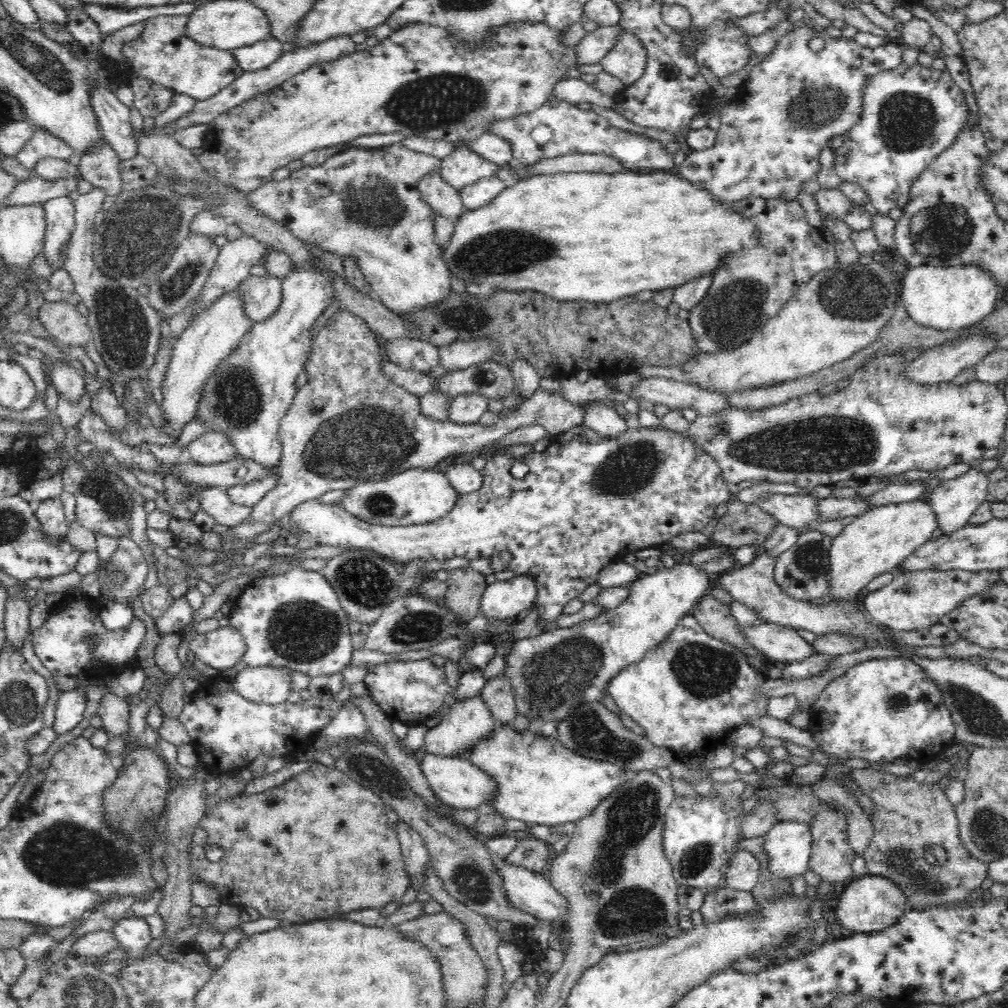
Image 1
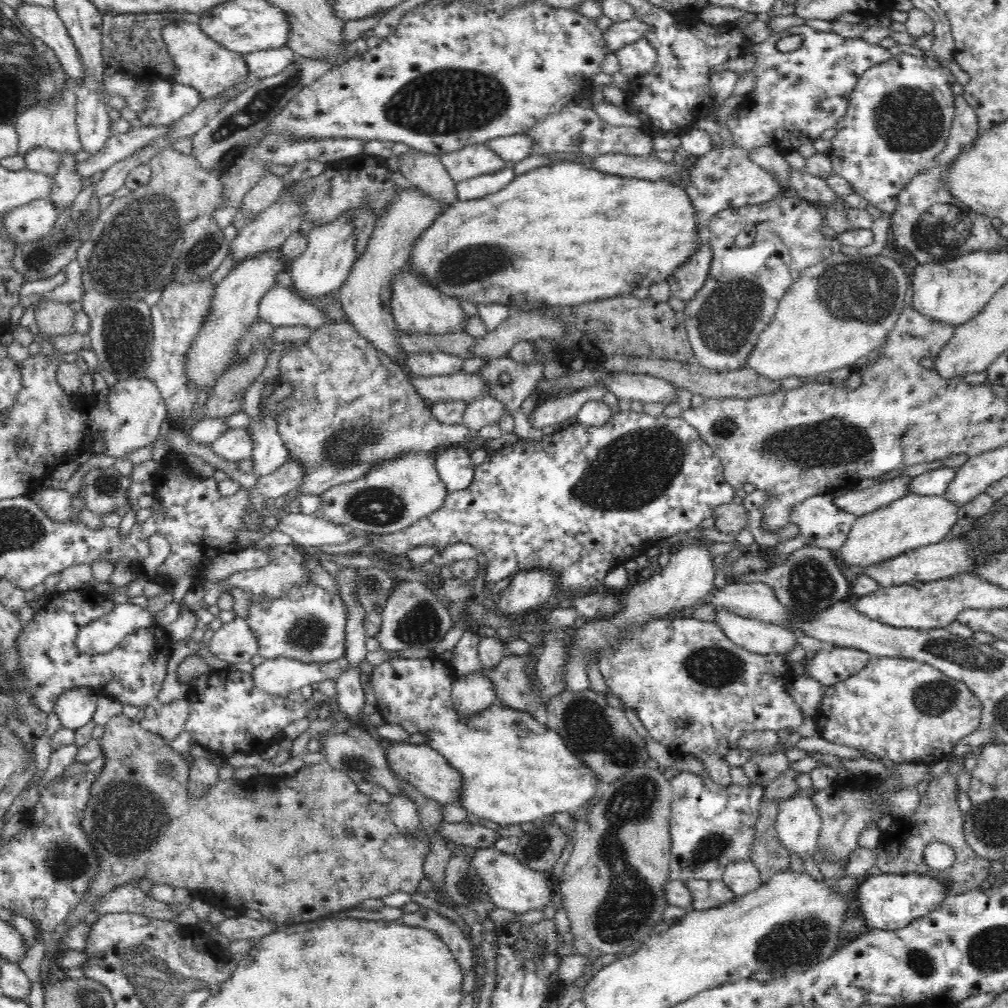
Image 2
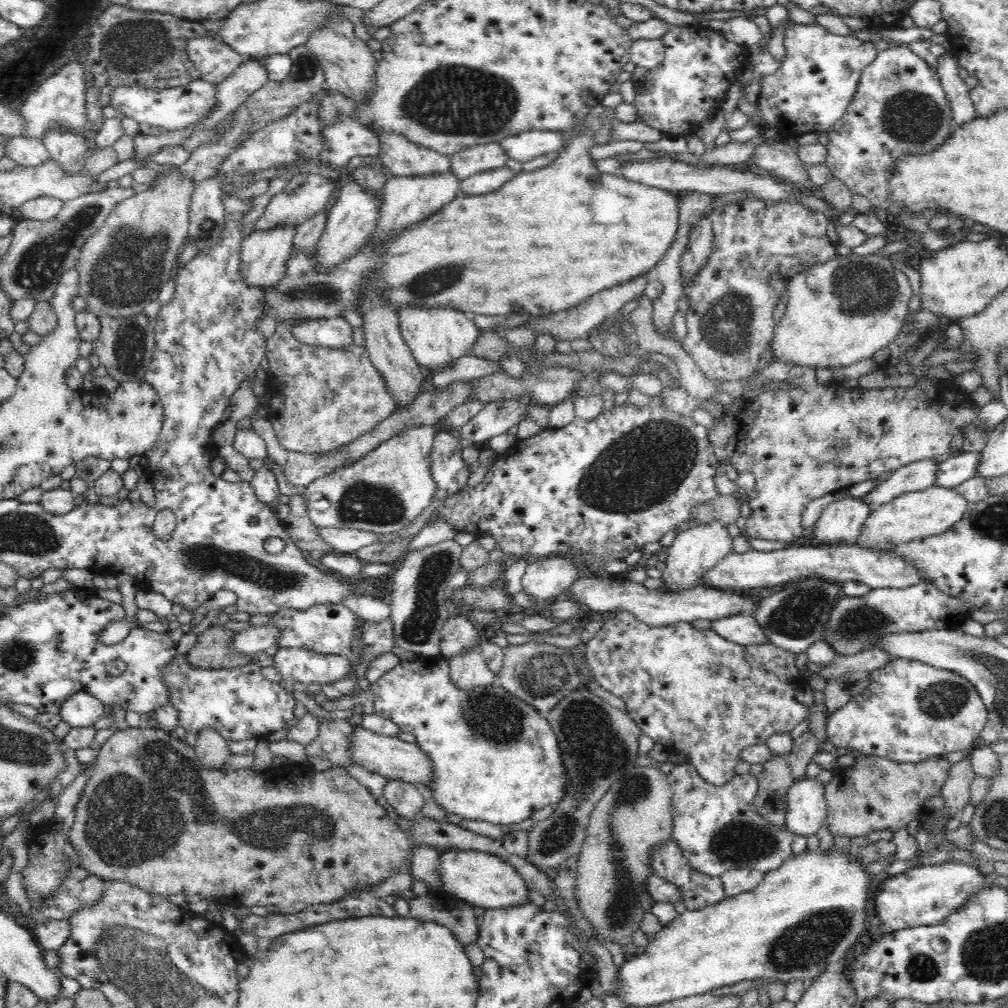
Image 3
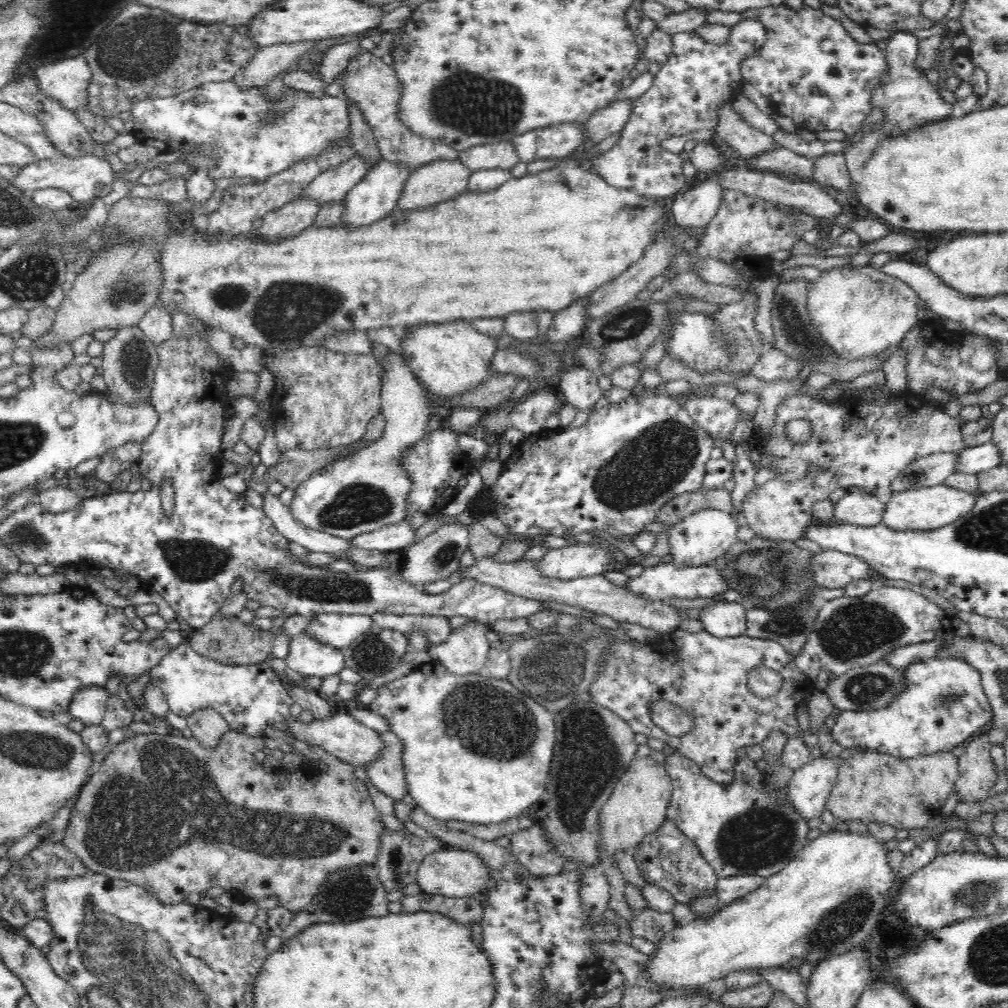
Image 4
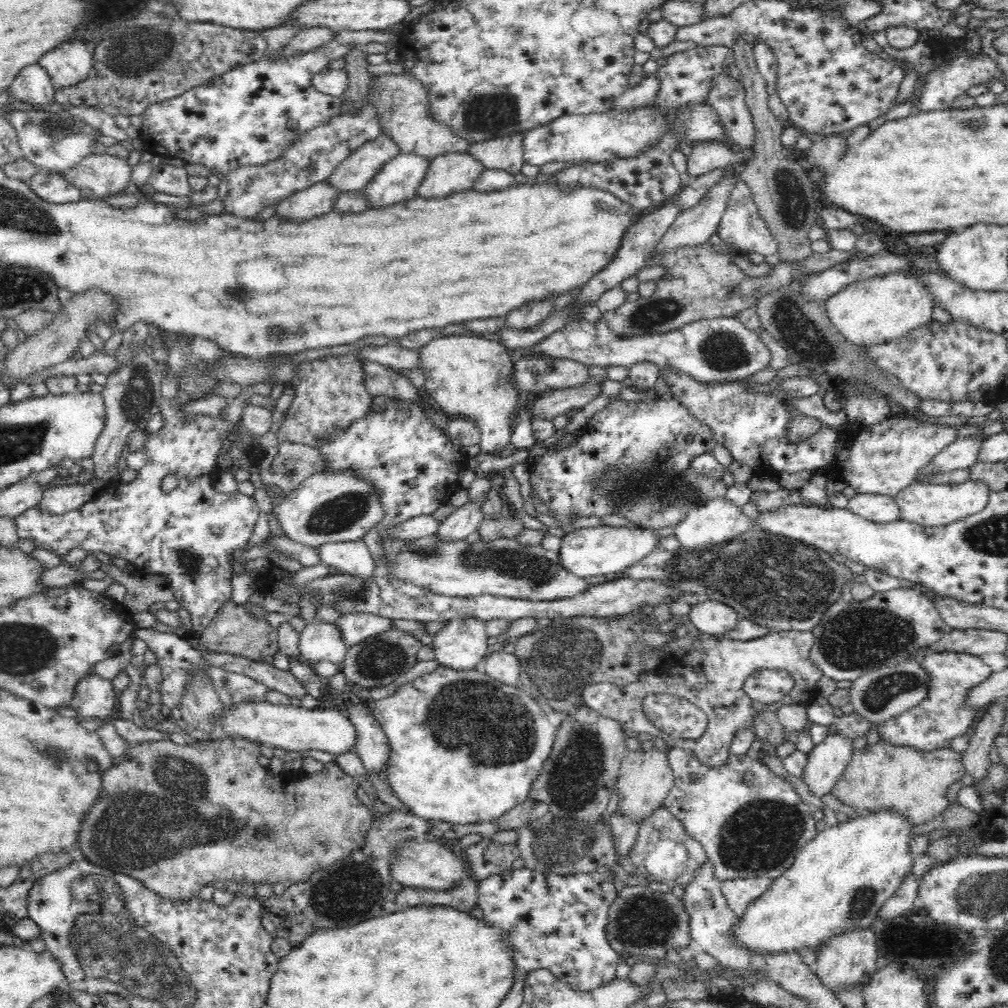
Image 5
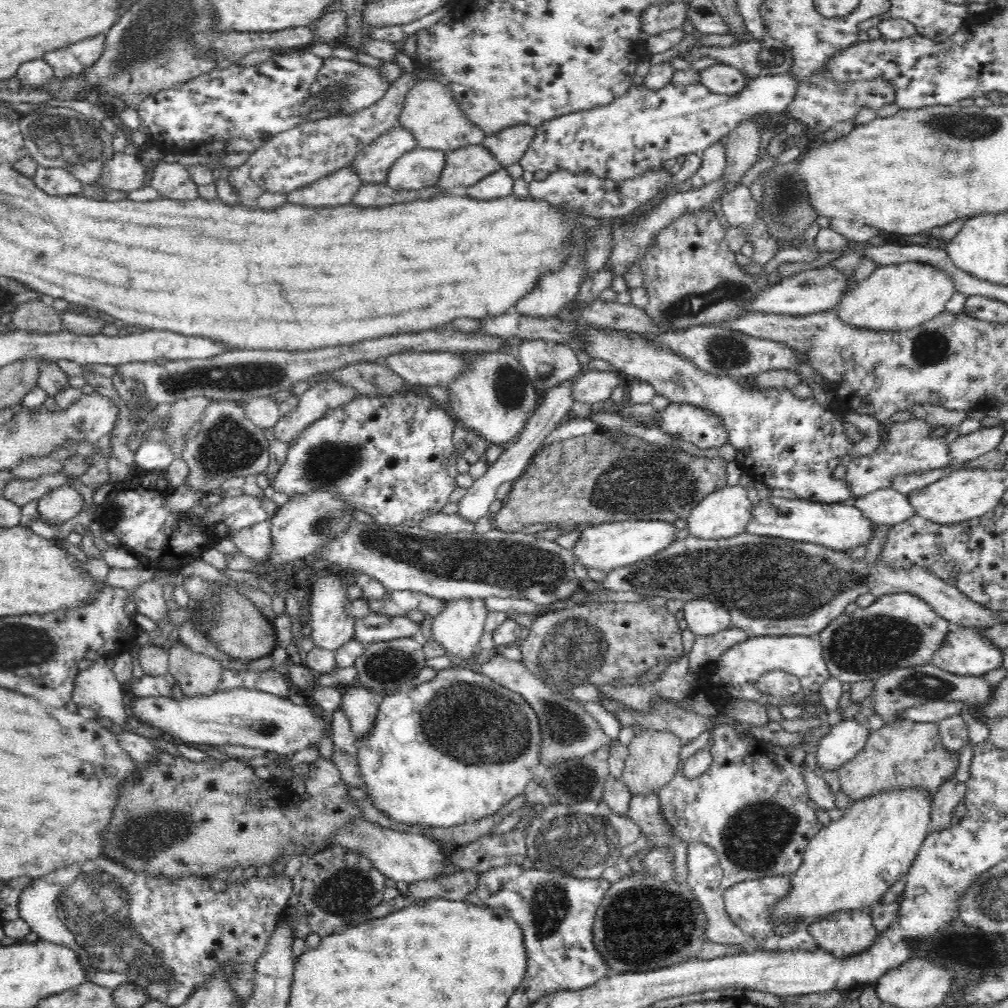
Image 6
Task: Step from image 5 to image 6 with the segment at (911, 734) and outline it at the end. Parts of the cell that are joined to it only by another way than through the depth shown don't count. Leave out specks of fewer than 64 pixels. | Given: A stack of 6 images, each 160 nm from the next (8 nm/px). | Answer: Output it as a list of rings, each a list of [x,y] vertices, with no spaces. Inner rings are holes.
[[[962,627],[957,631],[949,630],[944,642],[932,657],[932,664],[938,668],[960,676],[982,677],[990,670],[1002,666],[1004,654],[985,634],[986,627]]]

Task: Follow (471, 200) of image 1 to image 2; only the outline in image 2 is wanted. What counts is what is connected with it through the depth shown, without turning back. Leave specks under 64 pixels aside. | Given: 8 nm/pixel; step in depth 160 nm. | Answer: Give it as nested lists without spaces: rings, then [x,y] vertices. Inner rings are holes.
[[[504,167],[496,172],[456,183],[456,192],[460,200],[484,198],[484,196],[504,188],[515,177],[514,169]]]

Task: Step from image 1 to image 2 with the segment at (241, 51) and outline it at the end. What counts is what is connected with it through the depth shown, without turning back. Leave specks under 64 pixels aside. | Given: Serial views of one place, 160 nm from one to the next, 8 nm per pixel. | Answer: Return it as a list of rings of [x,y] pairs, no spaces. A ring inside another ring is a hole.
[[[288,46],[248,53],[244,56],[249,72],[263,79],[281,73],[295,58],[295,52]]]

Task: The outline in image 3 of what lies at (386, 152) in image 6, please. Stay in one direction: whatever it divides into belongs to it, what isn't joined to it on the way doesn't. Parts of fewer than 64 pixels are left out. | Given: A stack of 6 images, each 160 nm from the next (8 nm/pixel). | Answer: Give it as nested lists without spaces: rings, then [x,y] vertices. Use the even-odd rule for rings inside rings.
[[[319,173],[296,175],[288,181],[279,193],[270,199],[264,216],[256,221],[255,229],[264,230],[264,228],[272,228],[272,224],[302,224],[302,222],[314,216],[315,212],[325,210],[336,189],[337,182],[341,182],[341,176],[337,176],[337,179],[334,179]]]

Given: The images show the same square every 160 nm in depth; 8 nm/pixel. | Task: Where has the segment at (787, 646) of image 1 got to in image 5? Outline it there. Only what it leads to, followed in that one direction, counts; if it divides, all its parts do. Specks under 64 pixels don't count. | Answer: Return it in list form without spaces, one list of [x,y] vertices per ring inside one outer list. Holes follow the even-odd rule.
[[[715,600],[694,604],[688,612],[690,623],[704,635],[724,634],[733,630],[739,618],[734,609]]]

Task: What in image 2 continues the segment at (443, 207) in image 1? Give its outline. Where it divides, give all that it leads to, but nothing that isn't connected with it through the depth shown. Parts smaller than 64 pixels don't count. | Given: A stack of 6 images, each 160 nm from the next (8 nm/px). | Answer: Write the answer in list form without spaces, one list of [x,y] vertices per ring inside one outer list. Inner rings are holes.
[[[408,150],[398,157],[398,170],[413,186],[421,188],[446,206],[459,199],[456,183],[441,163],[439,155]]]

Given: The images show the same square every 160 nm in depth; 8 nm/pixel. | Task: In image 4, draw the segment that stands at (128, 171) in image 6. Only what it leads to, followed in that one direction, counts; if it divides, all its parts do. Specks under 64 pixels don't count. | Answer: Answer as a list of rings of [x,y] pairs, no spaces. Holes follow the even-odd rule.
[[[86,154],[86,156],[58,155],[50,160],[36,160],[27,164],[12,181],[22,192],[29,194],[40,188],[58,188],[68,191],[76,204],[80,204],[106,196],[111,191],[115,174],[112,165],[104,157],[95,154]]]

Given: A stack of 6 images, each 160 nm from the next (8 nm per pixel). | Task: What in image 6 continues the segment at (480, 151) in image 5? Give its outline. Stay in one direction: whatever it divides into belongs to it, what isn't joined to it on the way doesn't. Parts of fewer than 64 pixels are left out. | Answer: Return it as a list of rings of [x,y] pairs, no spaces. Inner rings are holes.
[[[531,124],[507,126],[487,136],[483,144],[501,163],[510,166],[518,162],[536,138],[537,127]]]

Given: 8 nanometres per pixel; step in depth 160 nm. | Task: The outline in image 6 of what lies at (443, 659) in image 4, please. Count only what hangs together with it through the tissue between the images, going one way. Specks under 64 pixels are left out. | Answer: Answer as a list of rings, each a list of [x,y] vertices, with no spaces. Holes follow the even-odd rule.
[[[452,598],[444,600],[444,608],[434,616],[431,638],[444,646],[448,650],[447,654],[468,658],[468,656],[472,656],[474,650],[480,647],[480,636],[484,632],[488,612],[484,598]]]

